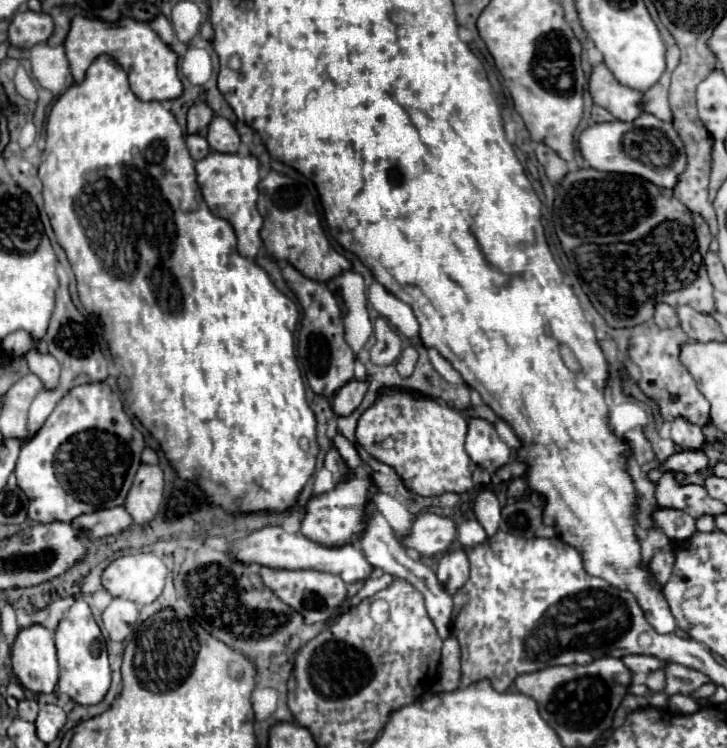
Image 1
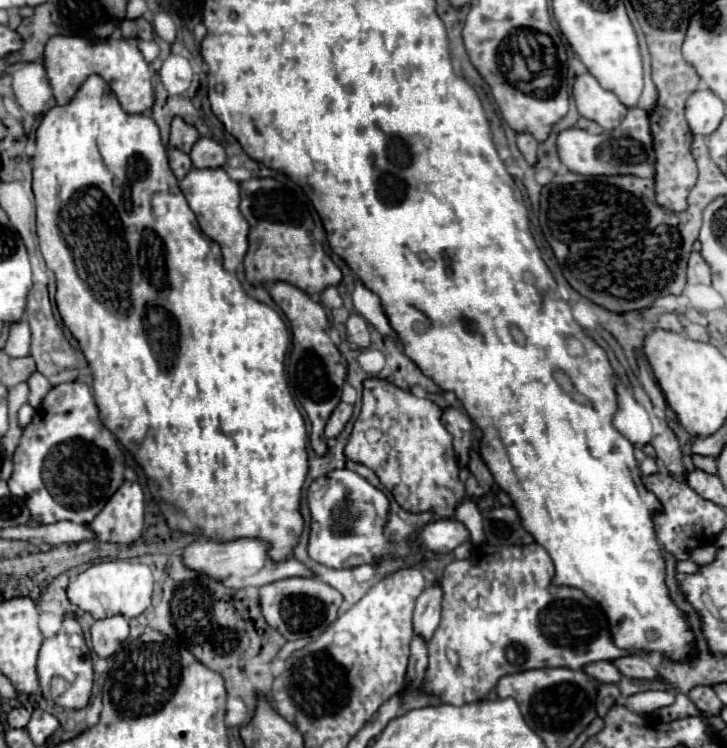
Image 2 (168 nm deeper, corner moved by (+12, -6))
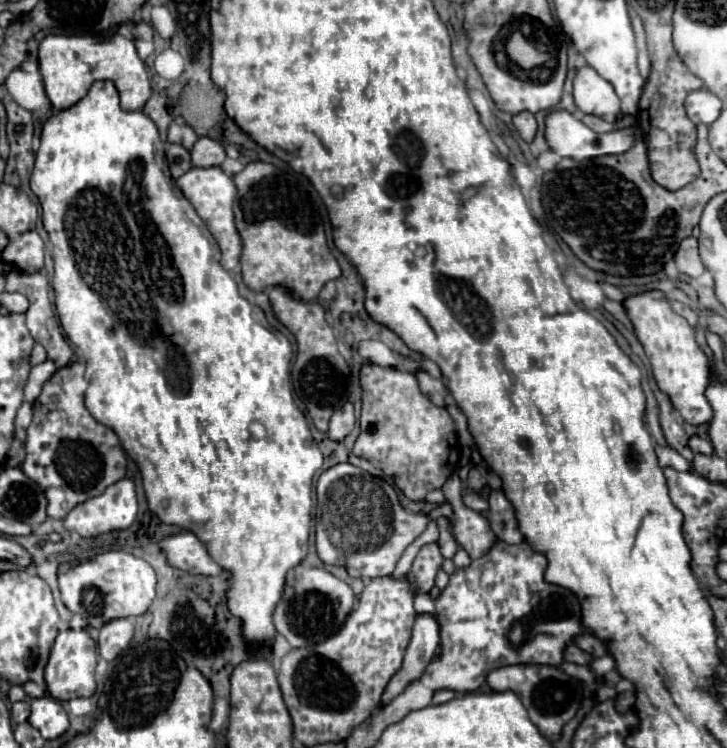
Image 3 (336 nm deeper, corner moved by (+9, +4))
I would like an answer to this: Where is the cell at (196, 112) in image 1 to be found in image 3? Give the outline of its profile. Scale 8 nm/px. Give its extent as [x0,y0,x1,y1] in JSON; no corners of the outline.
[167,121,197,149]

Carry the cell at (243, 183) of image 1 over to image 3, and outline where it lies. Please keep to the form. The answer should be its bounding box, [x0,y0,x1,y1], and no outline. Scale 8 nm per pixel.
[177,167,243,271]

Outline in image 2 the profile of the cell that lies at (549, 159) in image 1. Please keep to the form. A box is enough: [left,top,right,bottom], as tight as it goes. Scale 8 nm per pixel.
[516,133,538,165]

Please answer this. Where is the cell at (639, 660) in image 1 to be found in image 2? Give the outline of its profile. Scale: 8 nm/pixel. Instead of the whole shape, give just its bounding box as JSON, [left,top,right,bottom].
[582,661,620,683]

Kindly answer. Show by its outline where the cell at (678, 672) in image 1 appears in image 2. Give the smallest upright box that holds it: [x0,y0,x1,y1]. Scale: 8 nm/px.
[610,655,658,679]

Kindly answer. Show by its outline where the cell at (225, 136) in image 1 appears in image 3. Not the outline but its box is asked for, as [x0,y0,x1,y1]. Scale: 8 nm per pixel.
[191,137,225,167]

